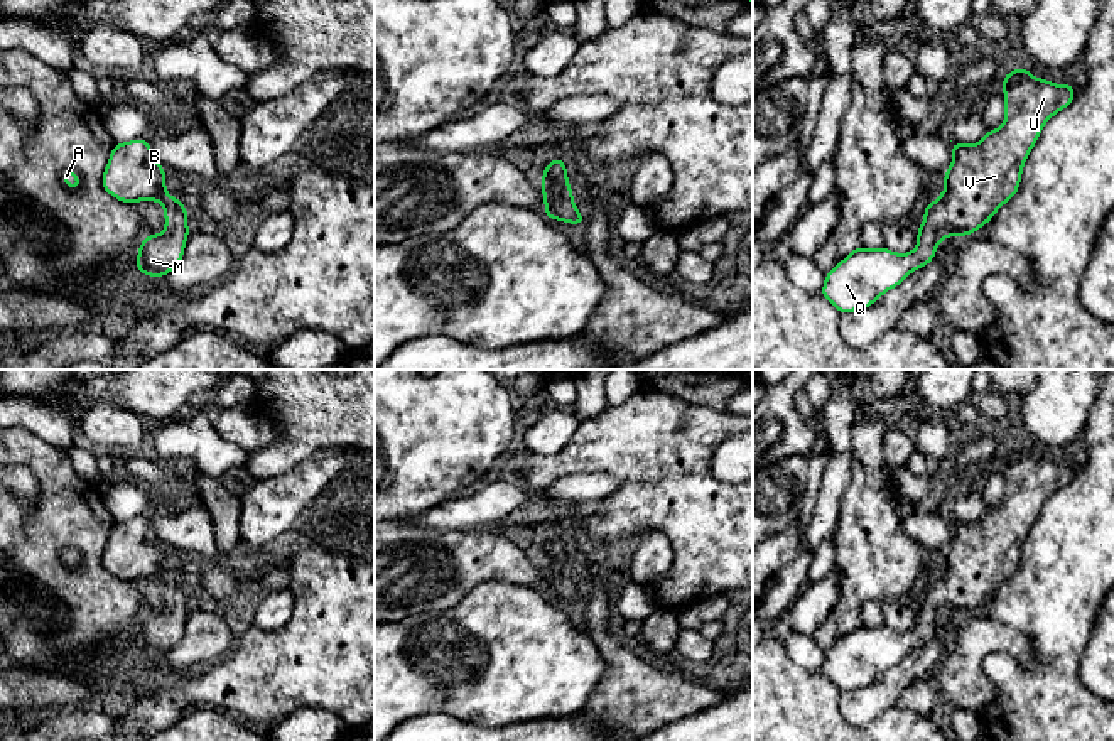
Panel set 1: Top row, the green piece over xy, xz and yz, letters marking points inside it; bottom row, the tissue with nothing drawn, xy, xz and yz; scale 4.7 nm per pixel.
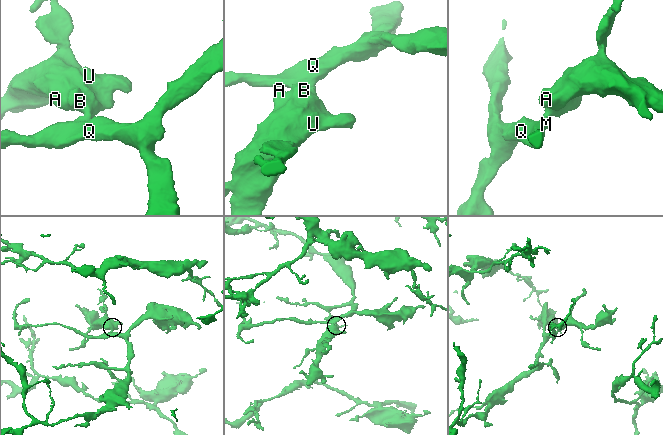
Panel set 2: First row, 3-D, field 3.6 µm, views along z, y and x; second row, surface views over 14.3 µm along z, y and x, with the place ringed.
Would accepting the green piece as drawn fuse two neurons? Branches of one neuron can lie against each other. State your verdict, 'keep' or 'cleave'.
keep

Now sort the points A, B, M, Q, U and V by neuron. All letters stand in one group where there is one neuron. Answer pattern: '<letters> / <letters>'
A B M Q U V

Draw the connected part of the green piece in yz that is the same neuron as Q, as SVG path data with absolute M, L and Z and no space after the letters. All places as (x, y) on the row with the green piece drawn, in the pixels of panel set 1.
M1019 68L1006 73L1003 78L1003 93L1006 110L1001 128L987 130L984 138L972 145L952 142L954 159L942 176L945 189L933 203L923 208L925 221L917 228L918 243L915 250L910 253L895 253L886 246L869 250L859 245L825 273L820 295L839 314L871 307L883 294L898 287L911 272L928 265L945 236L974 235L986 223L991 223L996 211L1016 196L1023 165L1045 123L1072 105L1075 88L1068 83L1053 84L1050 79L1038 79L1028 68Z

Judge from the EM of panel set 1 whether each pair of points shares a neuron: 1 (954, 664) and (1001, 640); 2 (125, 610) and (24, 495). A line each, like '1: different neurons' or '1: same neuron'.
1: same neuron
2: different neurons

